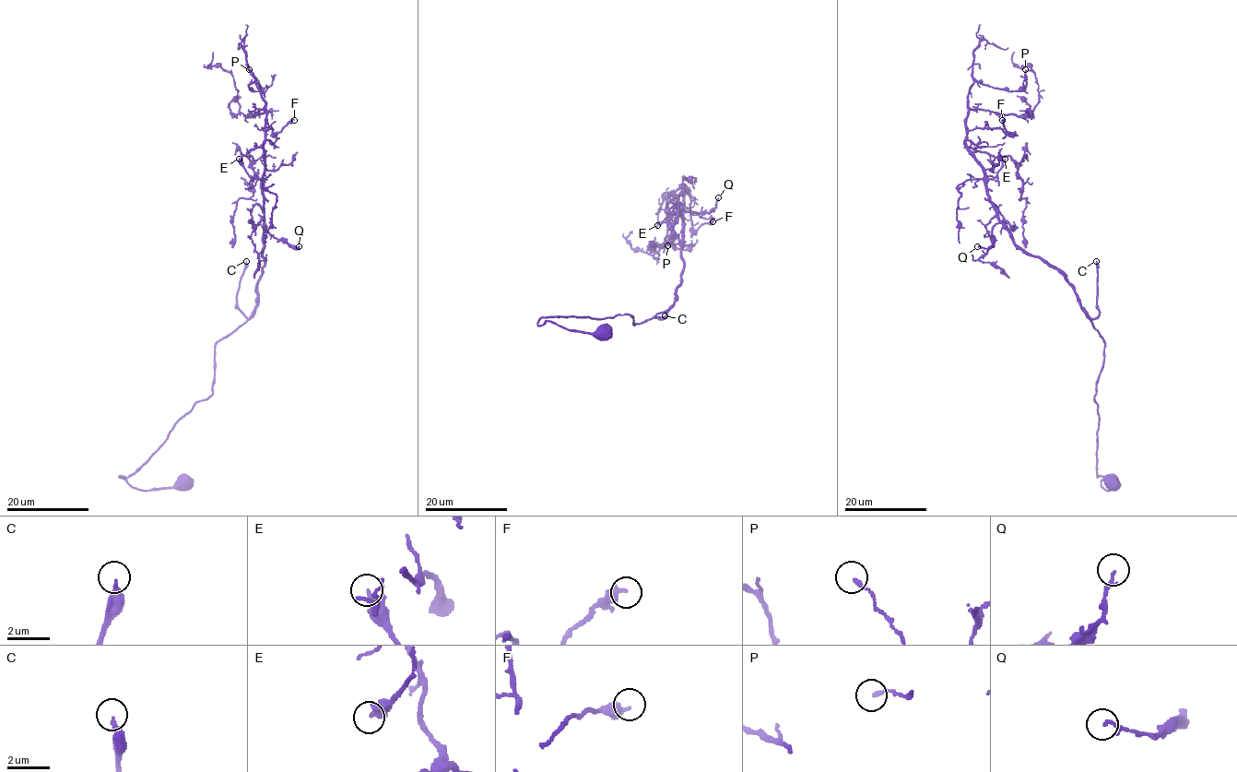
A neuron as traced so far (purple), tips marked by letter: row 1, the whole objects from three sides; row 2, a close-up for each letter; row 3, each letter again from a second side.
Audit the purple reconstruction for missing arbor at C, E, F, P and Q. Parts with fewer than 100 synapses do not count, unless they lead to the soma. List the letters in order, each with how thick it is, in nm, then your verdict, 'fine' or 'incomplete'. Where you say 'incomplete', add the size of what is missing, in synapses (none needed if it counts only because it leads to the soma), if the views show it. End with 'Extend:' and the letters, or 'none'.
C: calibre 280 nm; incomplete; 180 synapses
E: calibre 280 nm; fine
F: calibre 360 nm; fine
P: calibre 160 nm; fine
Q: calibre 110 nm; fine
Extend: C

